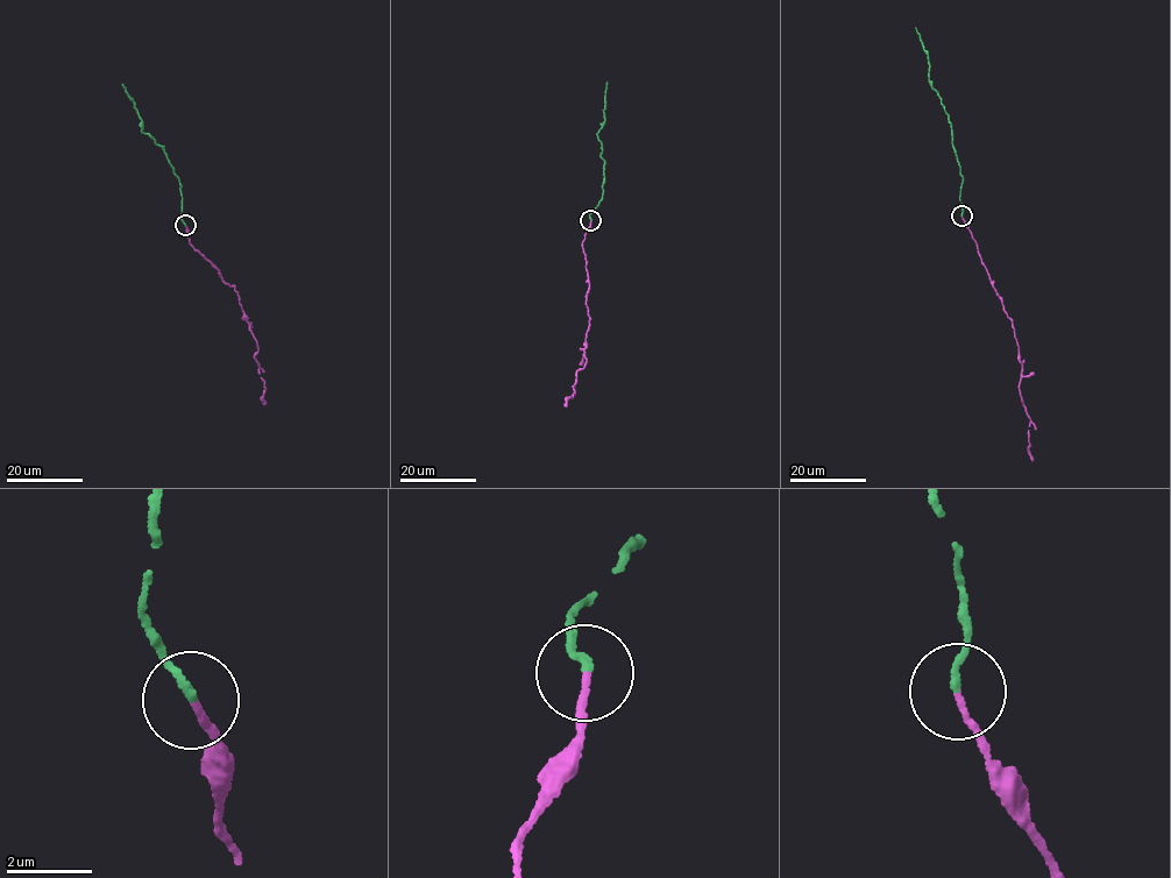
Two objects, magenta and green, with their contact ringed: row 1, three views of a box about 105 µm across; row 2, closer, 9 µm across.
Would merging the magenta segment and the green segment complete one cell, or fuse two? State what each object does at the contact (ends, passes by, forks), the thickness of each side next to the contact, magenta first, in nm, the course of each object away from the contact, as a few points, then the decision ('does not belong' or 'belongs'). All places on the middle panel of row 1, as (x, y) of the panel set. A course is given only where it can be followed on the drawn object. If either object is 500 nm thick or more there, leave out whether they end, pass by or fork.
magenta ends; green ends; calibres 150 and 160 nm; course magenta (591, 220), (582, 245), (589, 285), (587, 361), (577, 372), (575, 391), (565, 406); course green (591, 220), (589, 216), (603, 195), (604, 165), (597, 134), (605, 119), (607, 82); belongs

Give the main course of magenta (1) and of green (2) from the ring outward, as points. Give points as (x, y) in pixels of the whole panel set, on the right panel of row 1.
1: (962, 216), (1012, 321), (1022, 370), (1022, 401), (1030, 422), (1028, 448), (1033, 461)
2: (962, 216), (963, 176), (951, 126), (932, 87), (928, 56), (915, 27)

